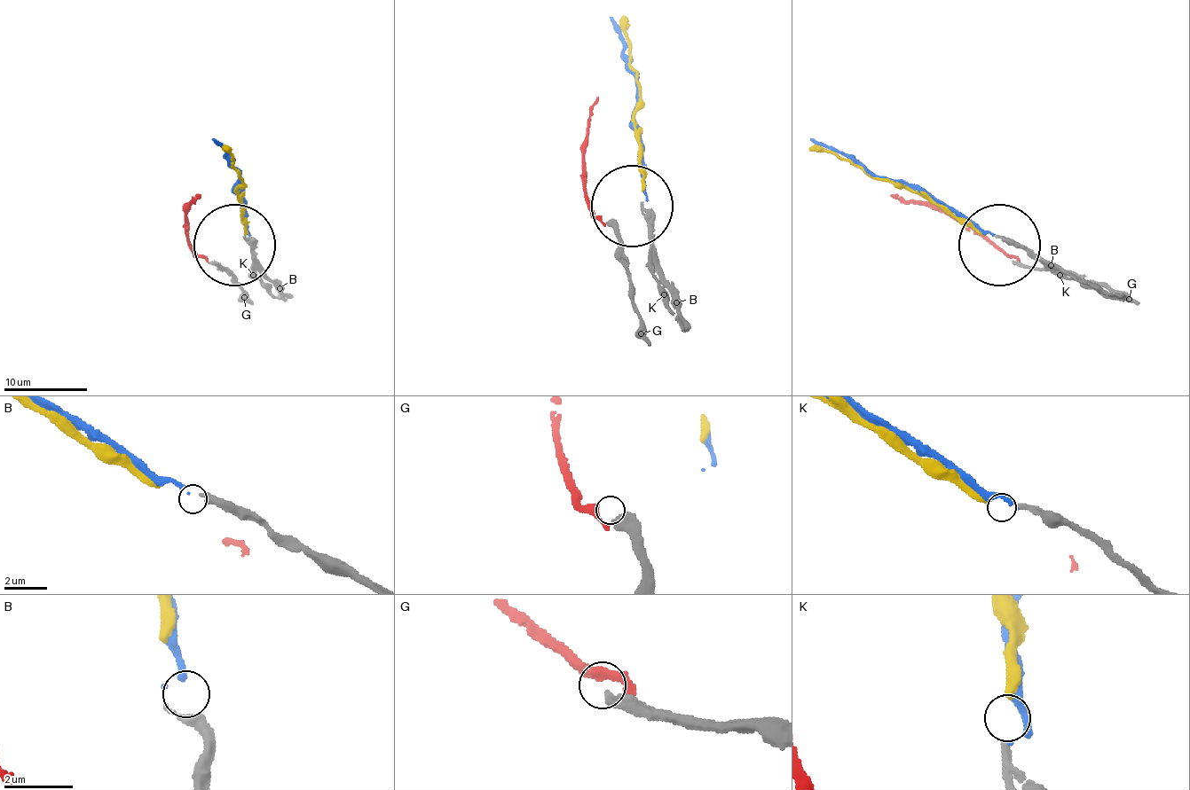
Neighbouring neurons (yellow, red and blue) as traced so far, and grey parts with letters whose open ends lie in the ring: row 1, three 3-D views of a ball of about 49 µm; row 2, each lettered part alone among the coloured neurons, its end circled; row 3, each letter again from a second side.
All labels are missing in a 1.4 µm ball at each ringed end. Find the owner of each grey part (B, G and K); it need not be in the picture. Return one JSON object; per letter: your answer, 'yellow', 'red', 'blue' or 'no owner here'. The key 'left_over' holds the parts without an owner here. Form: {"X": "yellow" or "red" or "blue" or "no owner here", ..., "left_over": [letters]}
{"B": "blue", "G": "red", "K": "yellow", "left_over": []}

